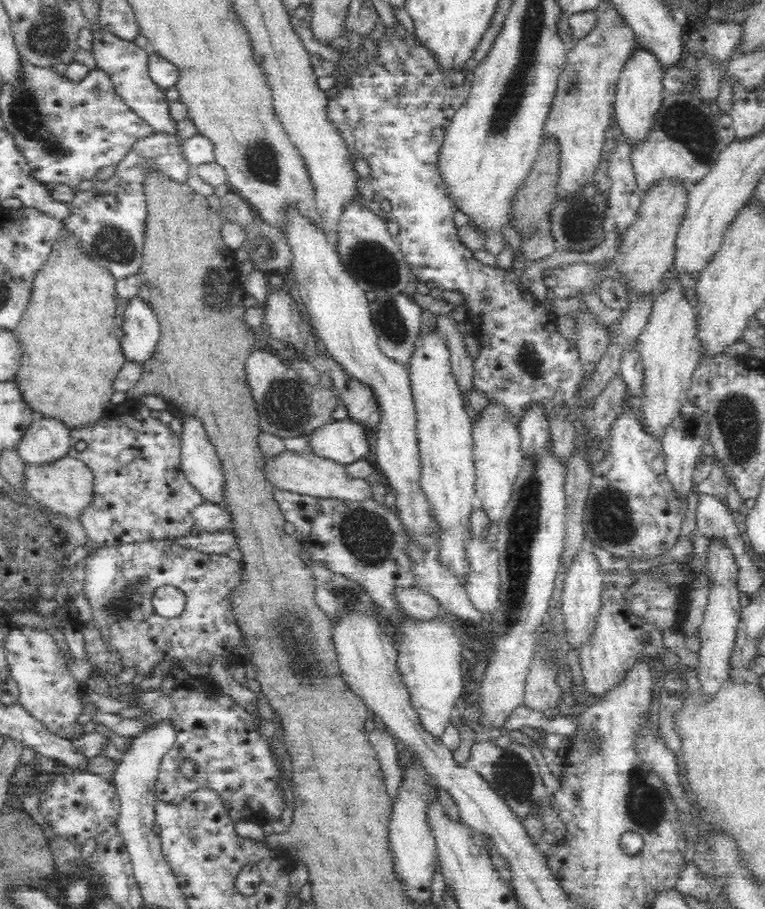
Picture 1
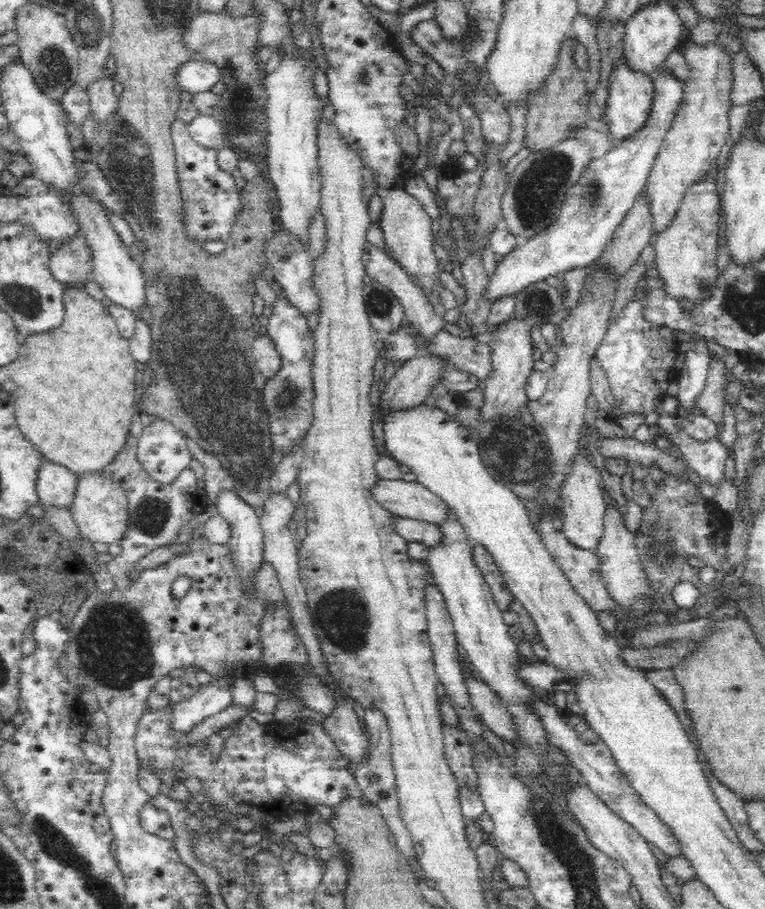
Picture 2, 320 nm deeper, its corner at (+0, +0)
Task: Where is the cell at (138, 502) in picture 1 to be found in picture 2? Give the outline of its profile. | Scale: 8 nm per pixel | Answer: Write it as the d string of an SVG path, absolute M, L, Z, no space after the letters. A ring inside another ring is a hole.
M126 432L122 446L112 452L111 460L101 469L104 477L117 482L127 501L127 524L120 539L115 541L120 552L112 555L107 564L118 586L128 580L126 572L132 570L134 562L159 546L174 541L184 526L208 508L205 504L208 501L204 500L208 496L200 494L198 480L190 468L182 470L172 482L158 482L150 478L136 457L138 439Z

